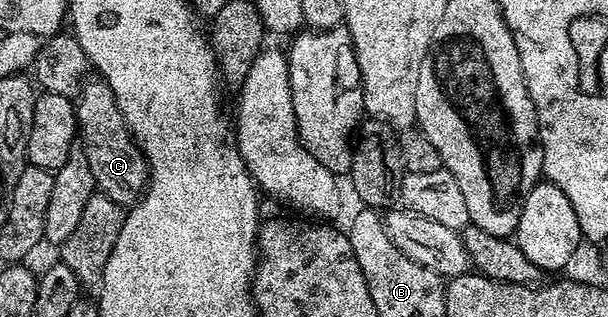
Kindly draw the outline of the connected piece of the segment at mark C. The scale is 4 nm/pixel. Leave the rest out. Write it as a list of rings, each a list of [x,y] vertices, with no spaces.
[[[85,81],[74,98],[78,146],[90,164],[90,172],[94,172],[97,191],[128,208],[140,201],[144,187],[148,185],[148,162],[124,123],[114,92],[107,82],[95,81]]]

